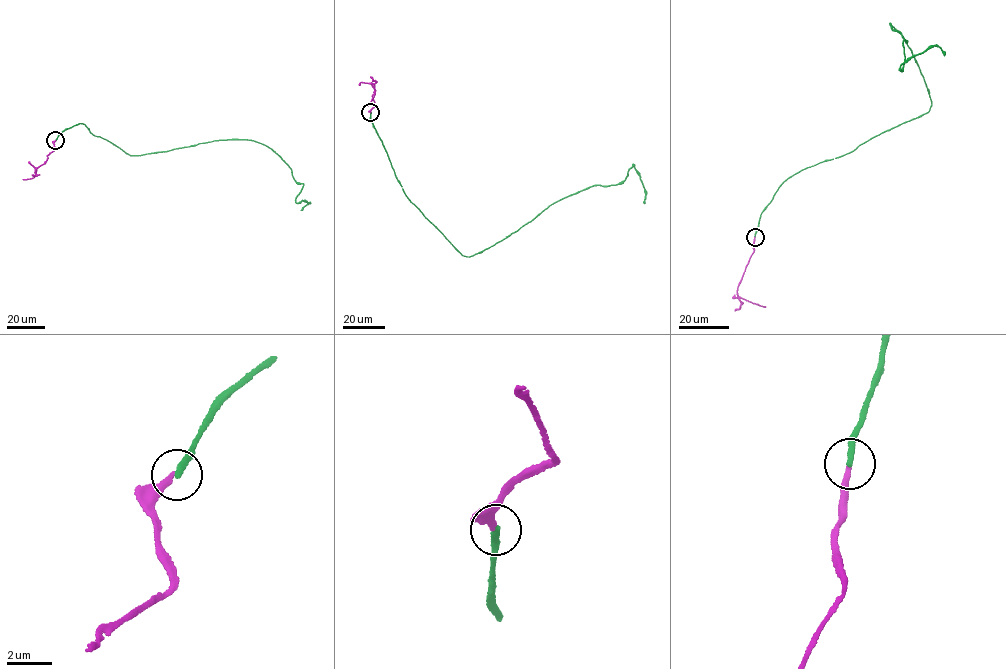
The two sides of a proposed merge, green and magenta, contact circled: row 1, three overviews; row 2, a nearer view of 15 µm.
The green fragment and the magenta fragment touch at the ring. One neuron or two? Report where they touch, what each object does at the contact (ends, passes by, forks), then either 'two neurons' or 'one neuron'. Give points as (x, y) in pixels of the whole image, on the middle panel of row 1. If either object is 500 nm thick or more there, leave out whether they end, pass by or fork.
at (370, 112); green ends there; magenta ends there; one neuron

